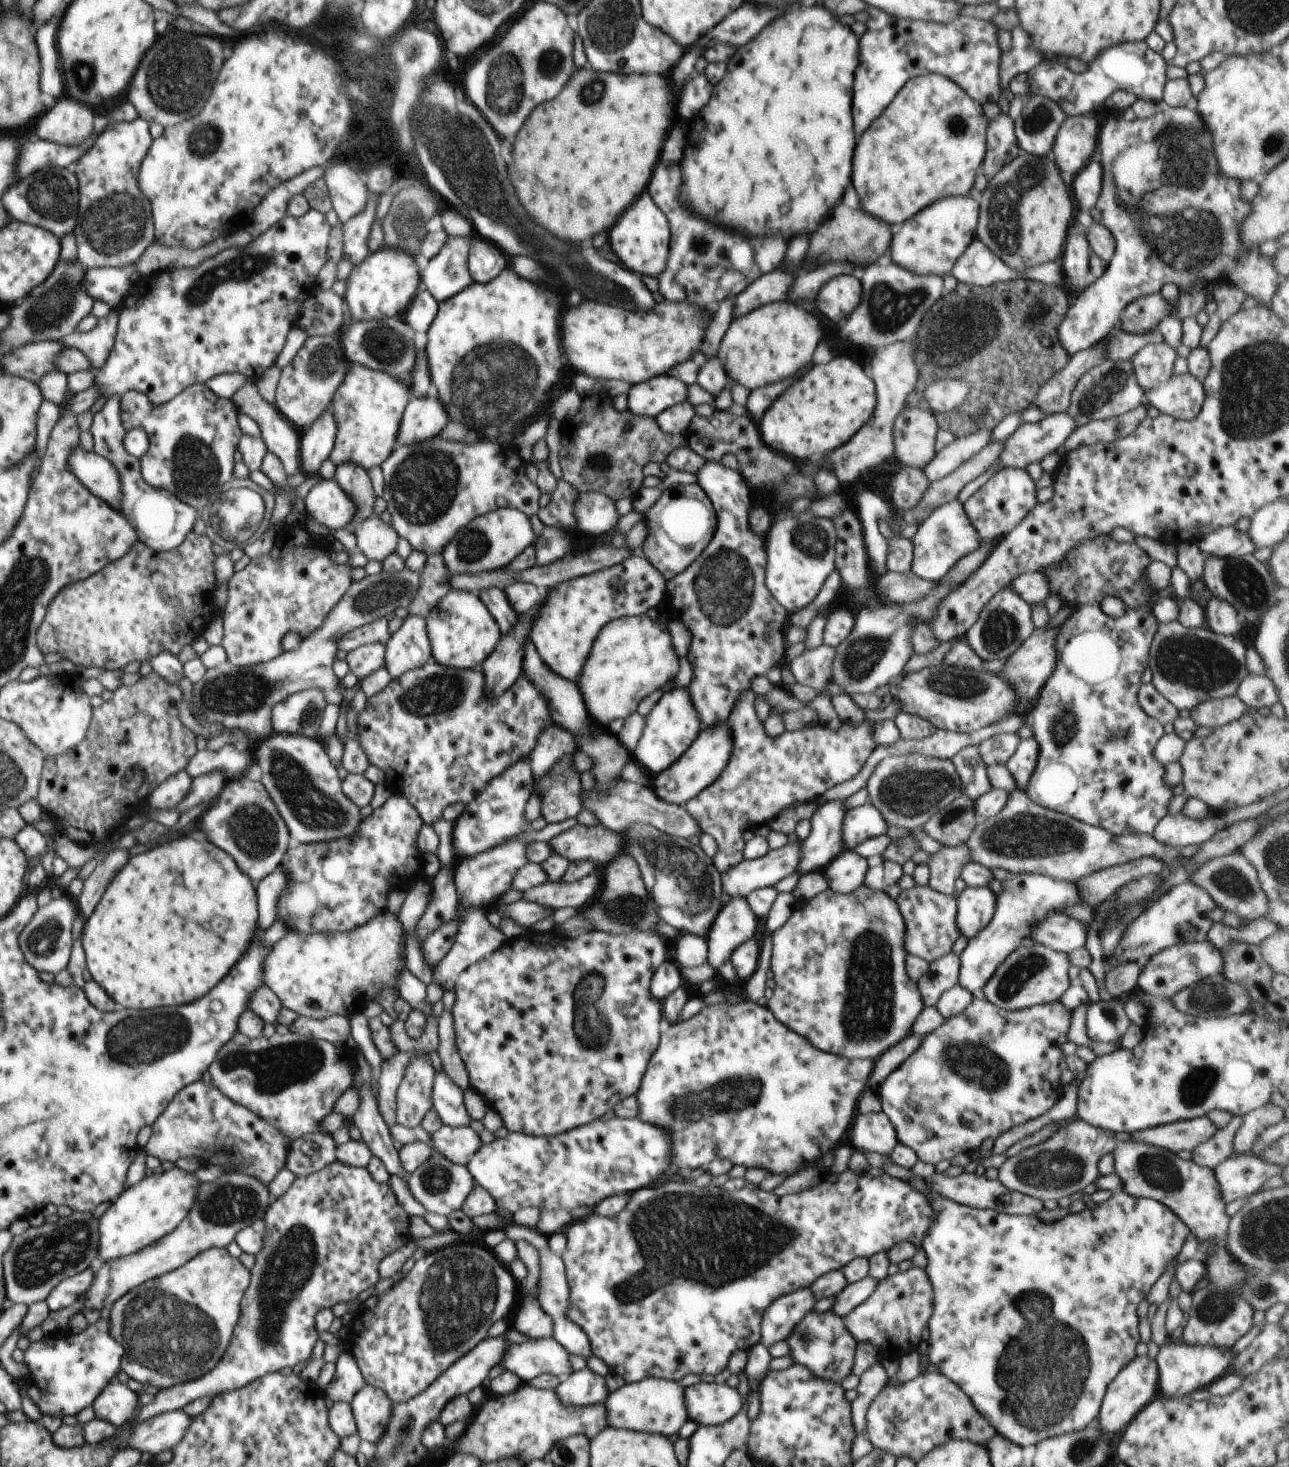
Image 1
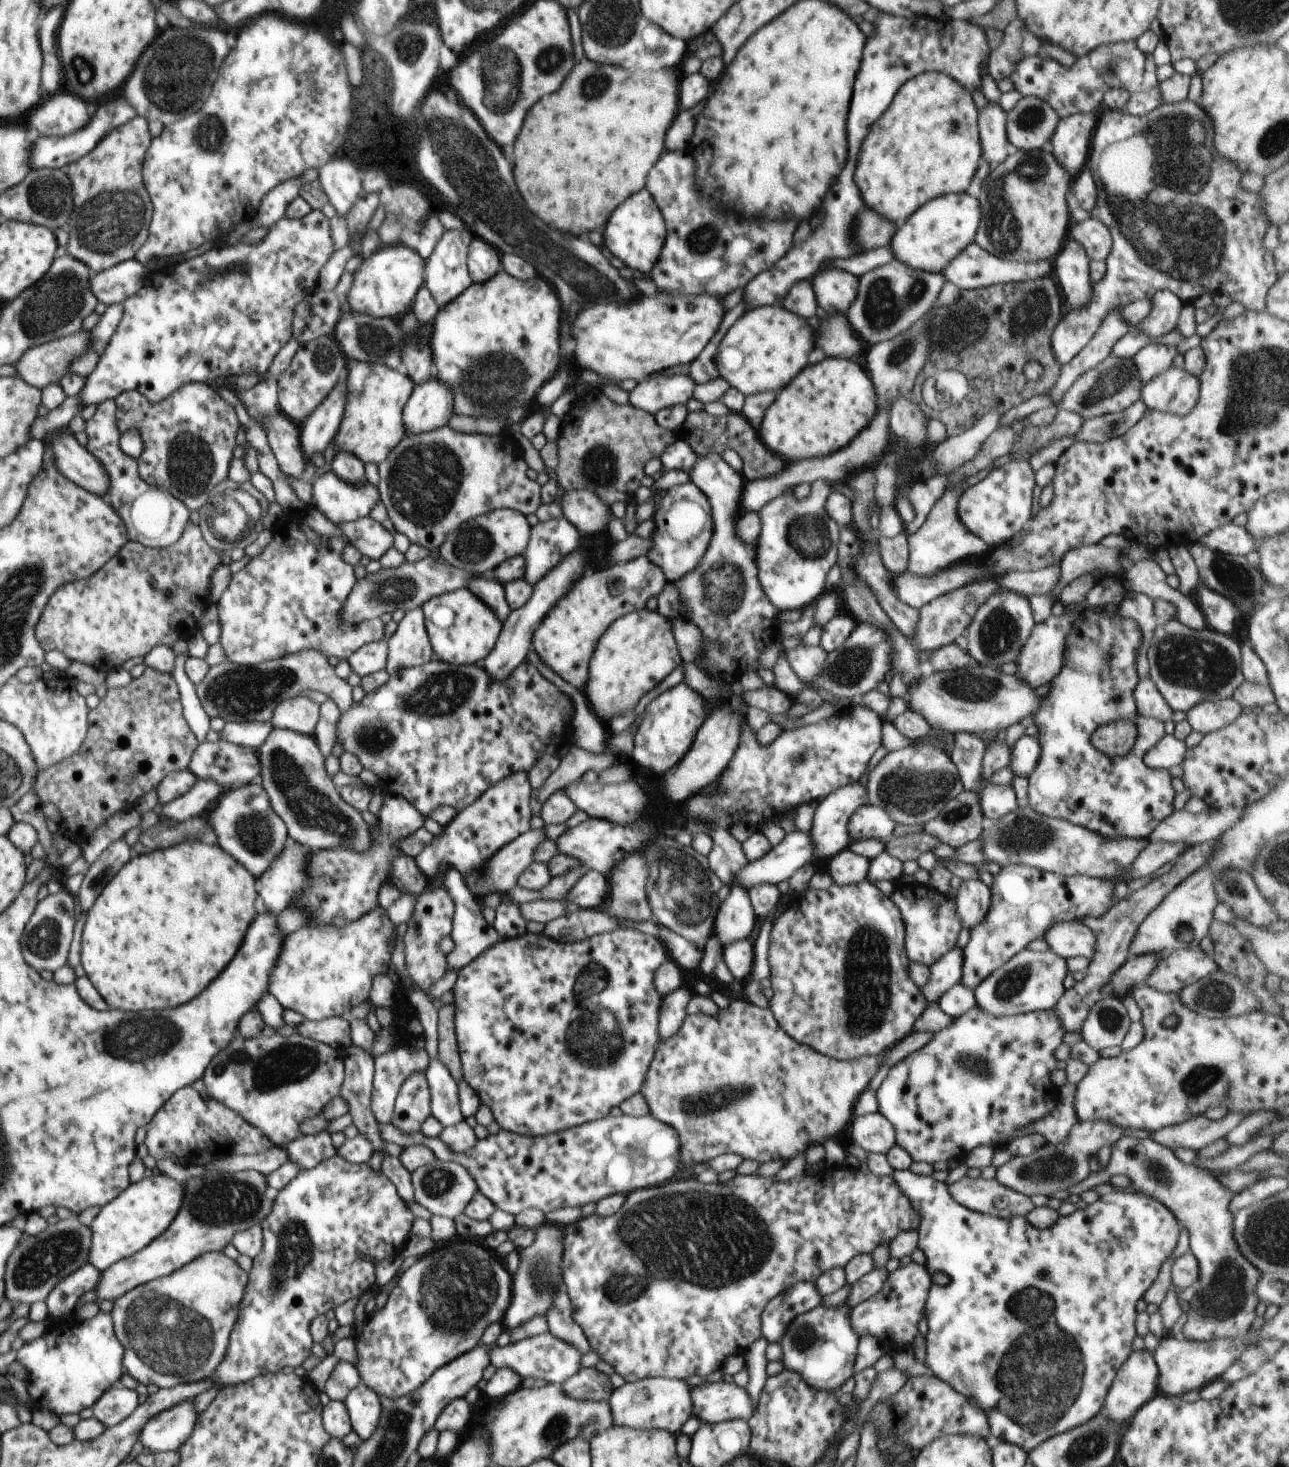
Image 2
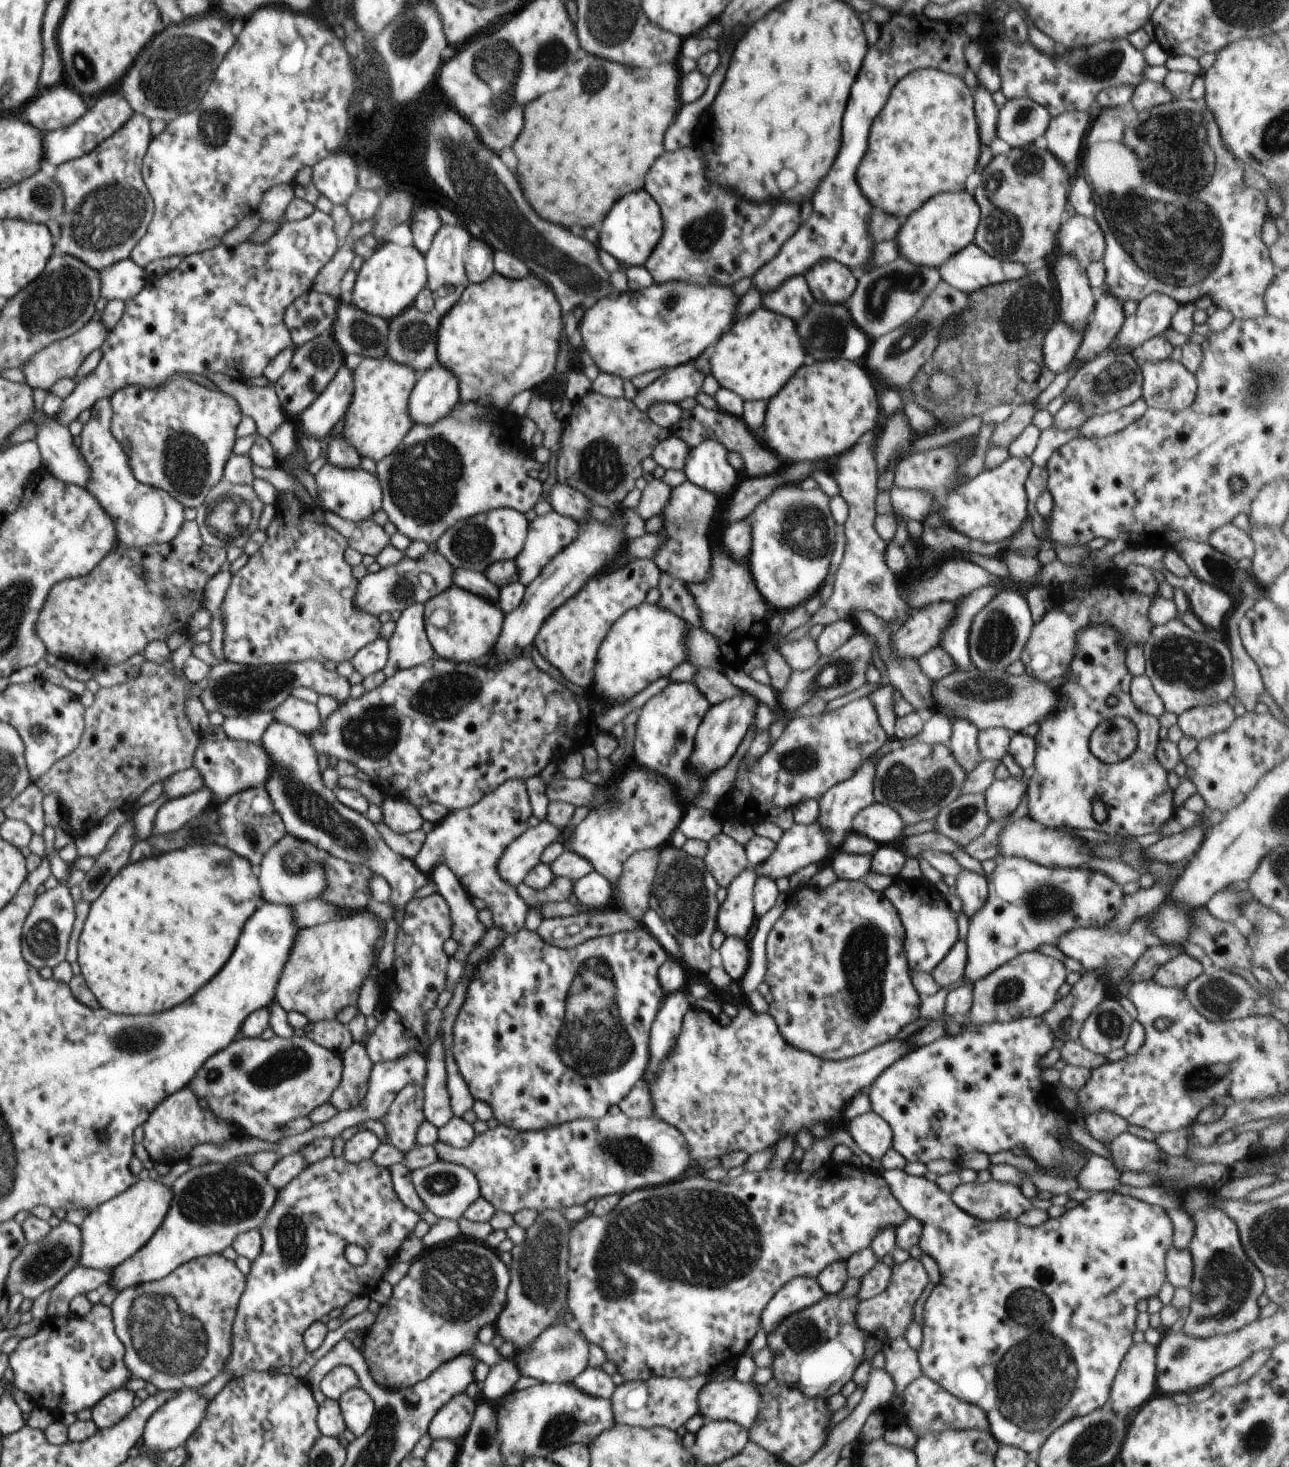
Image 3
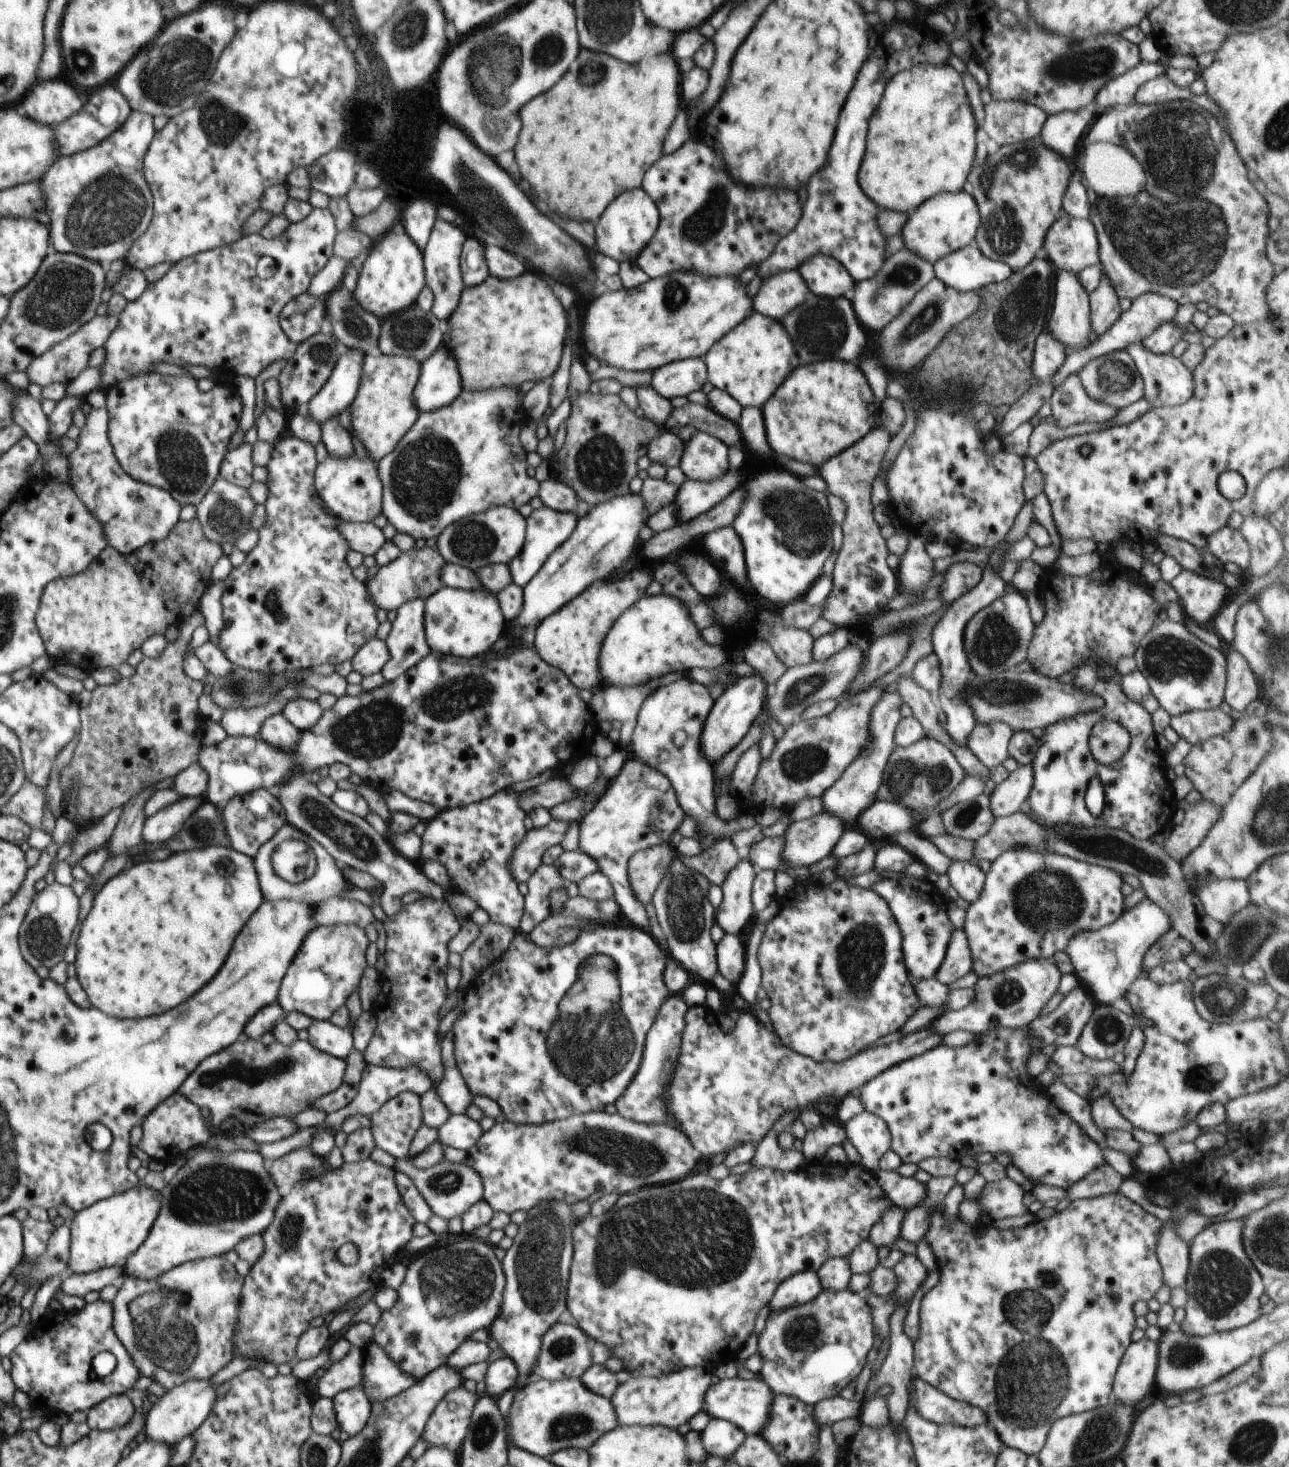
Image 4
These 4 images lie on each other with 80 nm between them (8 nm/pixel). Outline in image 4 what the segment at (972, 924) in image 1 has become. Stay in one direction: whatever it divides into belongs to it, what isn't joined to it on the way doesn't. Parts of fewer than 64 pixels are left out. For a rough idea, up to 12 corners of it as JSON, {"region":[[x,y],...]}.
{"region":[[953,860],[947,875],[970,905],[980,898],[985,873],[975,861]]}

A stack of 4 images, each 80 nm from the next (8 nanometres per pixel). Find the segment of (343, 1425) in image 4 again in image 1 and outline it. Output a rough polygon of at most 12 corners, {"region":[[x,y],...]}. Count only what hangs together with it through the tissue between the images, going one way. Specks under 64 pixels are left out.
{"region":[[364,1385],[350,1402],[362,1440],[384,1436],[393,1400]]}

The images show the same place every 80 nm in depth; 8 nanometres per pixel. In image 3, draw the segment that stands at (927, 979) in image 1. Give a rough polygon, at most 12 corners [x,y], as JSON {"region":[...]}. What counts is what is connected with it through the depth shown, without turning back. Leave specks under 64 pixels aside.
{"region":[[956,941],[930,972],[940,988],[963,978],[967,943]]}

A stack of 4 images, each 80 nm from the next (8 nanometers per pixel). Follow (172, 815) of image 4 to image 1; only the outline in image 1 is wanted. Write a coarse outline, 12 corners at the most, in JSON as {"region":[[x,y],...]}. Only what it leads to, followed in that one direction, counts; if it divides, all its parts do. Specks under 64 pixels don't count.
{"region":[[221,770],[193,777],[188,794],[177,805],[182,813],[221,793]]}

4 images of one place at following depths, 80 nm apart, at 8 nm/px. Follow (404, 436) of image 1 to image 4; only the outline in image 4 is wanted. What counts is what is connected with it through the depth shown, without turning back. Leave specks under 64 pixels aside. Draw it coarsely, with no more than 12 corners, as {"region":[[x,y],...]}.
{"region":[[444,344],[420,367],[420,413],[448,406],[461,376]]}

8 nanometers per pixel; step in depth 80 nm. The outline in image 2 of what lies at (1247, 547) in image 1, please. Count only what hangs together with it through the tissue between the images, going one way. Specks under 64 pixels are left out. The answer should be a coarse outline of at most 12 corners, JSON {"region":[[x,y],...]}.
{"region":[[1233,522],[1199,542],[1210,550],[1242,555],[1258,549],[1248,528]]}

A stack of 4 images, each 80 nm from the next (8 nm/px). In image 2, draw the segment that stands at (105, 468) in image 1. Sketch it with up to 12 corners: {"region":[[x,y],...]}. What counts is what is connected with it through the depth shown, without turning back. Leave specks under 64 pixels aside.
{"region":[[66,431],[51,440],[65,477],[105,498],[108,471]]}

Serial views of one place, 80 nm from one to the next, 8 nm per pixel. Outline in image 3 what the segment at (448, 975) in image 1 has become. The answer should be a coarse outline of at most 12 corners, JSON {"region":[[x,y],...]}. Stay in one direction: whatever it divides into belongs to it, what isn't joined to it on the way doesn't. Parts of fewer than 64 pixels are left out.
{"region":[[435,865],[430,880],[451,910],[452,957],[464,964],[487,934],[455,872]]}

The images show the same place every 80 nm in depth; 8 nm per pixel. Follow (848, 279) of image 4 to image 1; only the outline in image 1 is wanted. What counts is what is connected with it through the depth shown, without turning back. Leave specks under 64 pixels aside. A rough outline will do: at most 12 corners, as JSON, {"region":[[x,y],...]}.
{"region":[[838,275],[824,283],[816,308],[834,324],[859,307],[861,279]]}

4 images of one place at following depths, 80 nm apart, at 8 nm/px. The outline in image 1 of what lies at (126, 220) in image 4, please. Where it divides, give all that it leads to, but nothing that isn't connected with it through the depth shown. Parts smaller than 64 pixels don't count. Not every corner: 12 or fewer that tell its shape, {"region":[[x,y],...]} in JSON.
{"region":[[110,123],[77,160],[72,233],[85,269],[130,267],[155,242],[137,185],[153,141]]}

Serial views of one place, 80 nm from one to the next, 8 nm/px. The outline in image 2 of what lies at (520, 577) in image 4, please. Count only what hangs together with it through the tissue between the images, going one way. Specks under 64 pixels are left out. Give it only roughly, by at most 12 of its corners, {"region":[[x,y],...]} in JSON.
{"region":[[568,519],[540,521],[523,552],[524,580],[538,582],[579,548]]}

